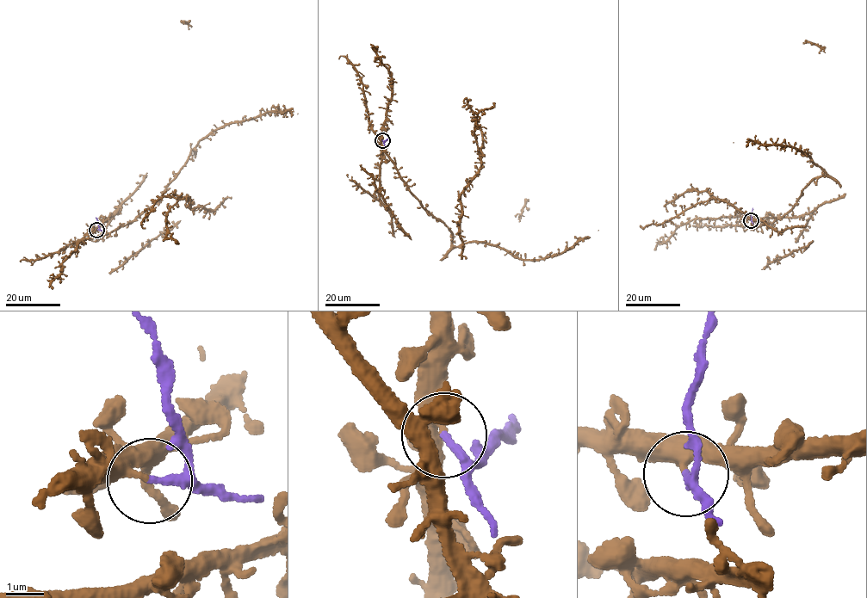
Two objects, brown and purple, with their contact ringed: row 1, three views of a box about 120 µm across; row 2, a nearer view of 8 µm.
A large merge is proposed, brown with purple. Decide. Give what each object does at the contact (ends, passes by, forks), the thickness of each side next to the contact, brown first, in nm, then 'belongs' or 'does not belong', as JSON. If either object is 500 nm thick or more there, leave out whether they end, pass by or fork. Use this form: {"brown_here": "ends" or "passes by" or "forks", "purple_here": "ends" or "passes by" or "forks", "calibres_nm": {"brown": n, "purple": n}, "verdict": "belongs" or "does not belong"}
{"brown_here": "ends", "purple_here": "passes by", "calibres_nm": {"brown": 280, "purple": 140}, "verdict": "does not belong"}

